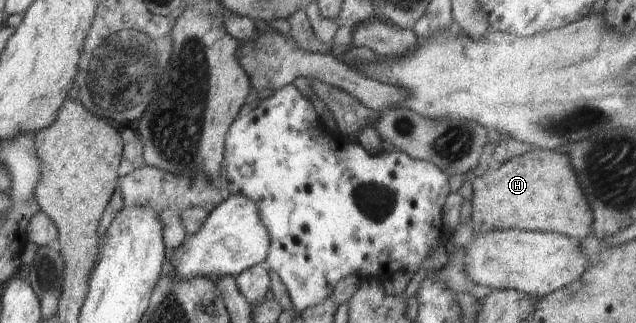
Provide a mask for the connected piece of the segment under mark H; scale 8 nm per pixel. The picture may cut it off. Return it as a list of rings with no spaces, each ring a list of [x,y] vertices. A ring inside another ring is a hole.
[[[532,150],[525,156],[514,157],[501,166],[493,166],[483,176],[472,181],[473,210],[472,225],[474,234],[495,230],[521,229],[547,230],[561,232],[577,241],[588,238],[592,224],[592,214],[587,208],[581,188],[575,180],[567,154],[549,152],[549,150]],[[529,216],[539,216],[537,228],[531,228]]]

